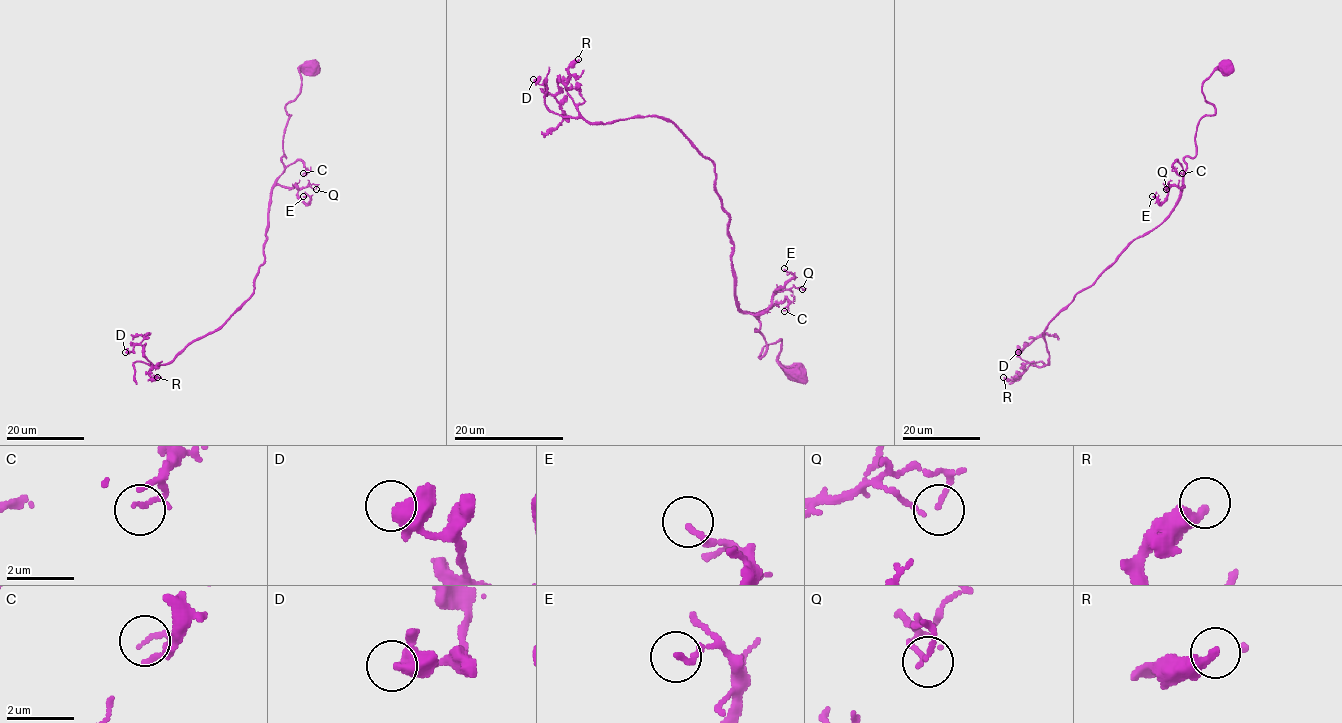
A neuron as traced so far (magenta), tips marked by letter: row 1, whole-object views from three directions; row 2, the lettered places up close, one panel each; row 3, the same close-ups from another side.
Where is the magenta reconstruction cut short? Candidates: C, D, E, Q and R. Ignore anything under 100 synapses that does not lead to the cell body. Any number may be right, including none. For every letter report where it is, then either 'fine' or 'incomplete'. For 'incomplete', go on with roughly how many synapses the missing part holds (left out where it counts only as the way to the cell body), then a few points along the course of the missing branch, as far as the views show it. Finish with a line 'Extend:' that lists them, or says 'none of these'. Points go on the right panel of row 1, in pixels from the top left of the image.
C: place (1182, 173); fine
D: place (1018, 352); fine
E: place (1152, 196); fine
Q: place (1166, 189); fine
R: place (1003, 377); fine
Extend: none of these

